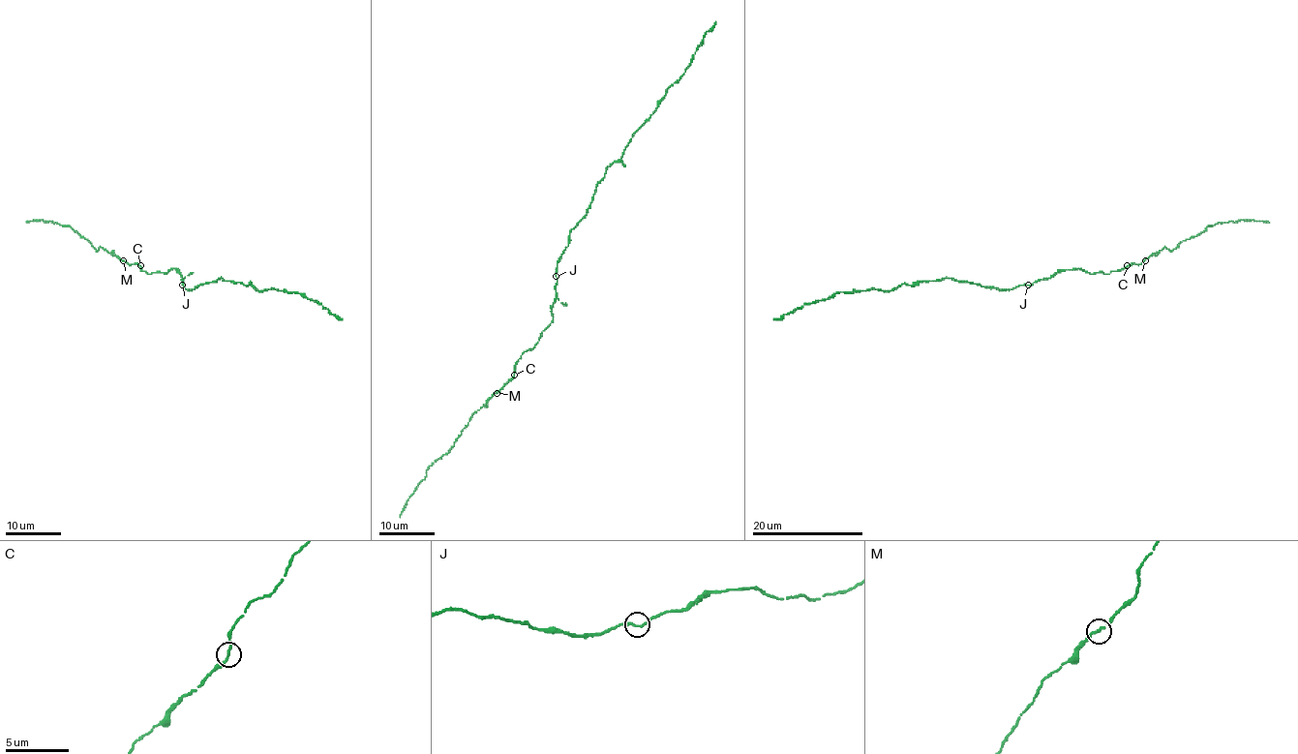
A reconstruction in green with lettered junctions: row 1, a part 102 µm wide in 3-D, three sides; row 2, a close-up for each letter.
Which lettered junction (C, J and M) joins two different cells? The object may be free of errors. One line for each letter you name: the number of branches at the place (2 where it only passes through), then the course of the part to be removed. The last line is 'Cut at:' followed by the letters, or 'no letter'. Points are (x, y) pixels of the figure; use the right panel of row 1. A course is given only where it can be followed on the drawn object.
Cut at: no letter

